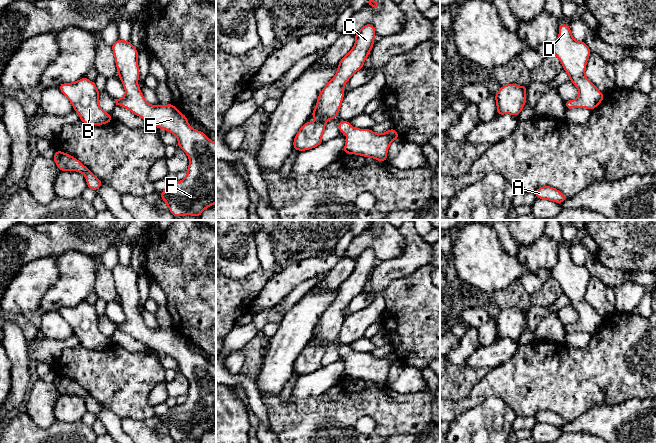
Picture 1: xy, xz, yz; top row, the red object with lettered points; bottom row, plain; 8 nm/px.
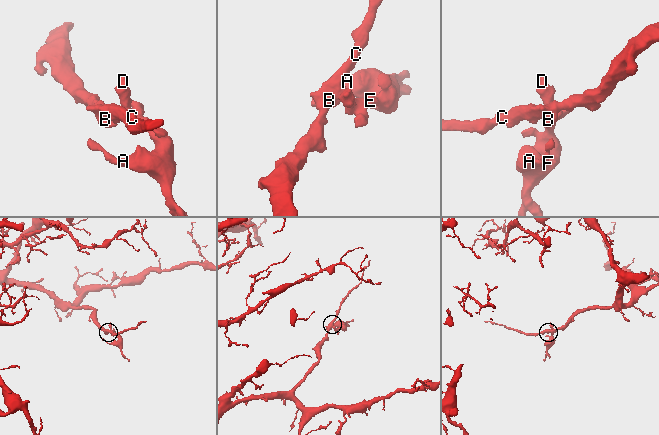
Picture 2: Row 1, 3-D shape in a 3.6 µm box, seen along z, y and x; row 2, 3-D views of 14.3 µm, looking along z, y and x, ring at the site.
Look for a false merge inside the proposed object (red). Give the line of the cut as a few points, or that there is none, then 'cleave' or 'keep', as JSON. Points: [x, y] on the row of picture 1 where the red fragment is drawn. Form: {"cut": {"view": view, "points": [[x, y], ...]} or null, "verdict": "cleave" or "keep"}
{"cut": null, "verdict": "keep"}

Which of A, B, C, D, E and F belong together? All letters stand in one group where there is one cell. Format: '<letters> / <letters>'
A B C D E F

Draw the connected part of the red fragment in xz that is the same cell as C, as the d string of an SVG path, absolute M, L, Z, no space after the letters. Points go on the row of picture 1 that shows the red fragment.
M369 23L355 34L353 48L339 62L335 76L325 85L316 101L311 117L318 121L307 121L297 132L293 148L305 151L323 143L322 136L328 120L337 118L343 97L344 85L352 75L363 68L366 58L374 45L375 27Z

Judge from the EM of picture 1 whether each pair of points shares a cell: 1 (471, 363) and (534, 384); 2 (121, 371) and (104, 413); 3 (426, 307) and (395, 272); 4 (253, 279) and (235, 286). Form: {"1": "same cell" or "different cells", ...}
{"1": "different cells", "2": "different cells", "3": "different cells", "4": "same cell"}

